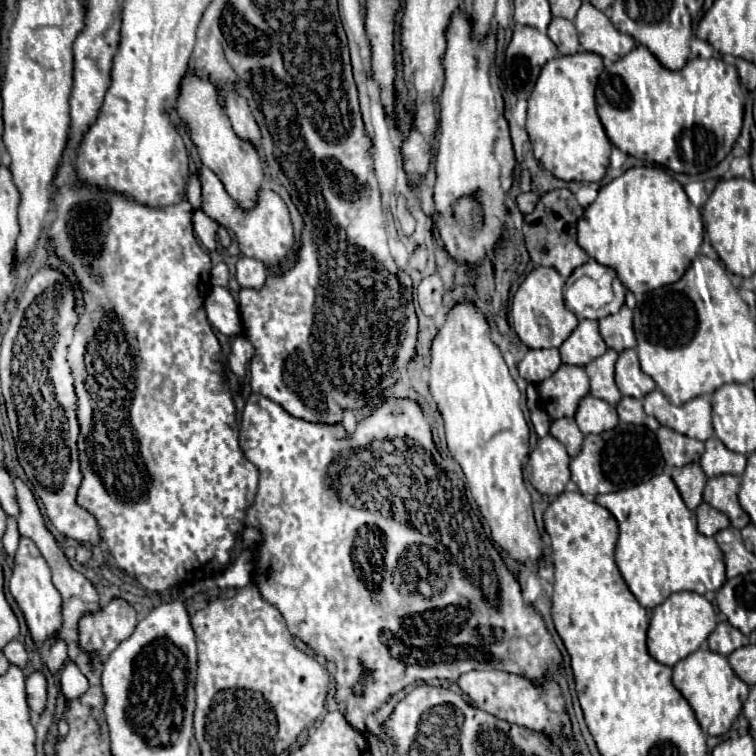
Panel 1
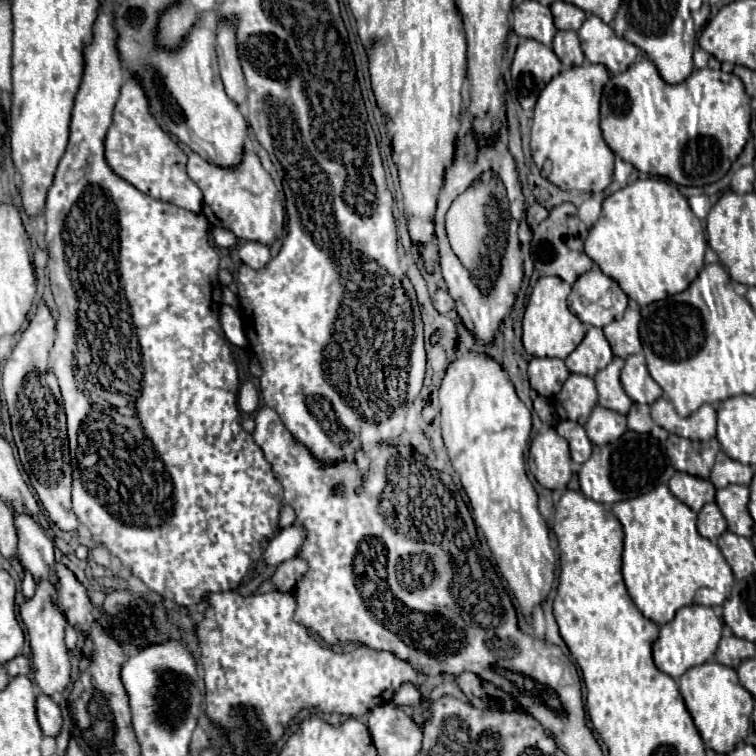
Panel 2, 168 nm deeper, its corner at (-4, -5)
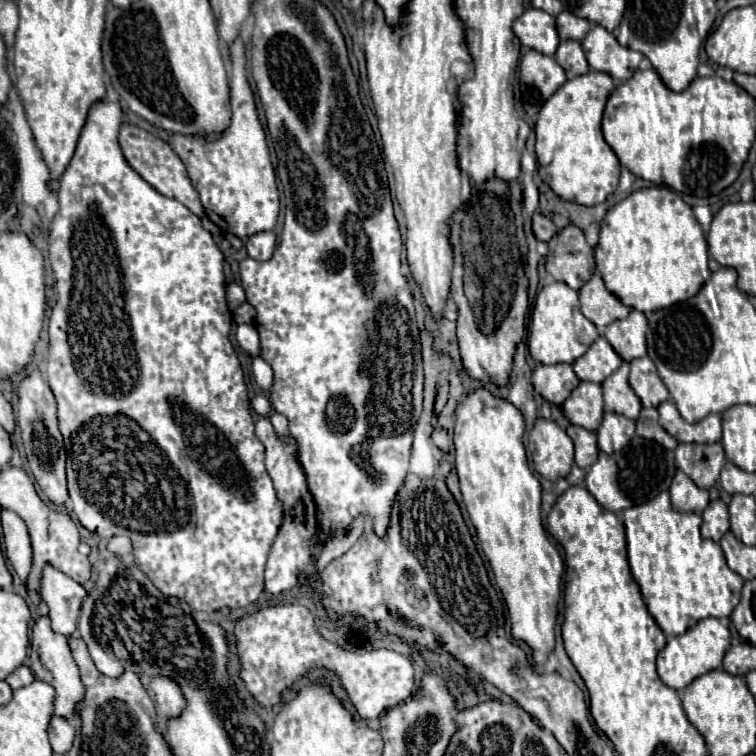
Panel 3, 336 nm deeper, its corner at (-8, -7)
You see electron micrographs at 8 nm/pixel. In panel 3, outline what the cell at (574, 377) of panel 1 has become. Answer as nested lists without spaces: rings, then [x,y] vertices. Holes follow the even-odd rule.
[[[580,382],[578,390],[574,390],[574,394],[570,394],[570,398],[562,404],[562,412],[570,424],[596,432],[604,414],[602,406],[602,386],[594,382]]]

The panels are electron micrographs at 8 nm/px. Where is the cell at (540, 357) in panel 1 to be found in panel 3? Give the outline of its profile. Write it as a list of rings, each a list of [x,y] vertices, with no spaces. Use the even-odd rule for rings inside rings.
[[[536,364],[532,372],[532,384],[544,400],[554,406],[562,406],[562,402],[580,384],[580,380],[570,364]]]

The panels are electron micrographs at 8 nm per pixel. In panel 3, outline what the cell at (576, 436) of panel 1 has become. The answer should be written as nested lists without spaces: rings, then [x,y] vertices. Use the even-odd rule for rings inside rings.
[[[568,426],[568,436],[574,442],[576,448],[576,464],[586,470],[598,460],[598,444],[596,444],[596,434],[588,432],[580,426]]]

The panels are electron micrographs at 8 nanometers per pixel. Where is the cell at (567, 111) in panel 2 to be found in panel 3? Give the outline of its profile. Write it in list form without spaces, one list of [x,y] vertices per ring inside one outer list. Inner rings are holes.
[[[588,72],[568,80],[540,108],[536,120],[538,174],[562,200],[582,206],[602,204],[618,186],[620,162],[602,136],[600,120],[614,82],[608,74]]]

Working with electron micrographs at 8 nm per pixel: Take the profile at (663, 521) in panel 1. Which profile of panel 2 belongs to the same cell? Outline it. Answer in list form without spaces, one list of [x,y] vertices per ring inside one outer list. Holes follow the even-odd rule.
[[[666,484],[650,490],[632,500],[622,500],[612,506],[614,516],[620,520],[624,532],[622,553],[622,576],[632,596],[634,604],[640,612],[654,620],[656,624],[666,624],[666,620],[674,618],[674,612],[688,604],[716,606],[722,604],[734,586],[734,574],[726,564],[720,548],[710,540],[700,536],[696,530],[696,512],[692,512],[684,502],[680,502]]]

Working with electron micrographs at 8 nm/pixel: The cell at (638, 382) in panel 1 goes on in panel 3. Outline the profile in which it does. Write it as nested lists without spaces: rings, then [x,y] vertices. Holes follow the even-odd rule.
[[[648,356],[630,362],[630,386],[642,400],[644,408],[656,408],[668,400],[668,388],[660,380],[654,362]]]

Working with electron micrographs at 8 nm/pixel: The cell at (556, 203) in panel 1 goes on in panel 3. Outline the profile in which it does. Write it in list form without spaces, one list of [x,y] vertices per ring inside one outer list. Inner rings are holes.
[[[570,224],[548,242],[546,270],[554,280],[580,290],[594,274],[594,268],[594,250],[588,246],[580,228]]]

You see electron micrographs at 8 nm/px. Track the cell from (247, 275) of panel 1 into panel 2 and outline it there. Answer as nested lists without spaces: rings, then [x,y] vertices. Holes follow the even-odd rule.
[[[246,242],[240,248],[240,258],[246,266],[250,266],[252,270],[262,270],[268,262],[270,262],[270,250],[264,244],[254,244],[254,242]]]

